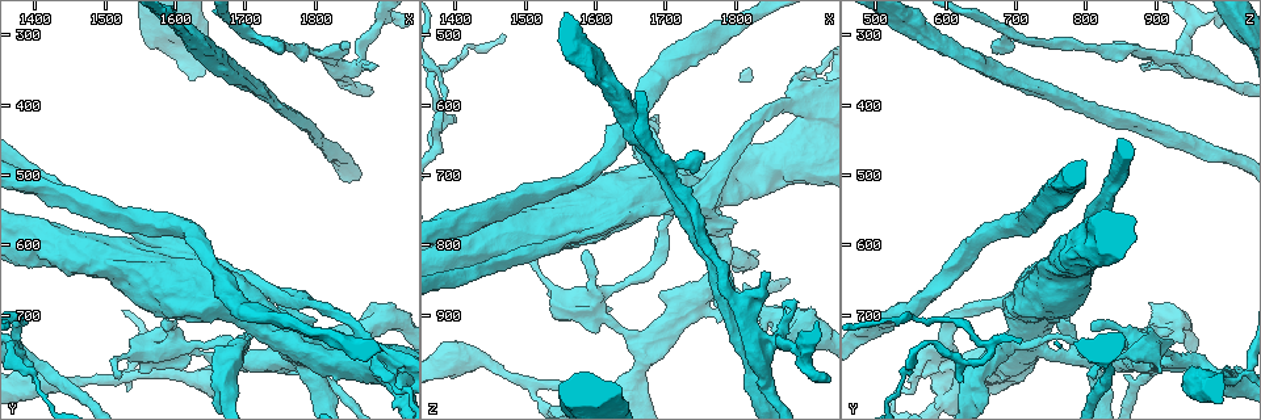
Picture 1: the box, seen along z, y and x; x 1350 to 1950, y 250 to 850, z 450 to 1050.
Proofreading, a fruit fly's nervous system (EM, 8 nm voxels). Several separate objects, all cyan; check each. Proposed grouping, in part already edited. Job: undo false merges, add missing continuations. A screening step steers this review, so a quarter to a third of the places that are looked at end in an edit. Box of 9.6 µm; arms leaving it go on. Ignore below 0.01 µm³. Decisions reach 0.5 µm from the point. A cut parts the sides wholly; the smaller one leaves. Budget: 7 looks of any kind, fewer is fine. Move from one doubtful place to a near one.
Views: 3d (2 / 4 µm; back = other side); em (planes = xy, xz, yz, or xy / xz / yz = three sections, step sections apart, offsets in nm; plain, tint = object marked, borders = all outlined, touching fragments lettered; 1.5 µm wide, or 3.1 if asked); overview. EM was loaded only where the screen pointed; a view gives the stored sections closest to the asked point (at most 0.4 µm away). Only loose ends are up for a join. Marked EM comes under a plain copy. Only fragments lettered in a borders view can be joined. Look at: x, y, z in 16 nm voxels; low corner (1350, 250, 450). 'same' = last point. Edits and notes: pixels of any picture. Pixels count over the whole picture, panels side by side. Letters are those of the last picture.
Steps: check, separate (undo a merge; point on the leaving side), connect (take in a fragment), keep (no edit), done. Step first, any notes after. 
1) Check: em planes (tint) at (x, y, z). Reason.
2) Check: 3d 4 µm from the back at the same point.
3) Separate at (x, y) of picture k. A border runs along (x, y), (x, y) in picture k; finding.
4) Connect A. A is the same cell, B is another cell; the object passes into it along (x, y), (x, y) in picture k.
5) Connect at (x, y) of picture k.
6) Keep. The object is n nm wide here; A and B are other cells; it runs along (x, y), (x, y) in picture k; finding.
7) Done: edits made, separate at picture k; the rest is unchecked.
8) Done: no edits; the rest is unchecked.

Check: em planes (borders) at (1830, 350, 960). Sudden change in width.

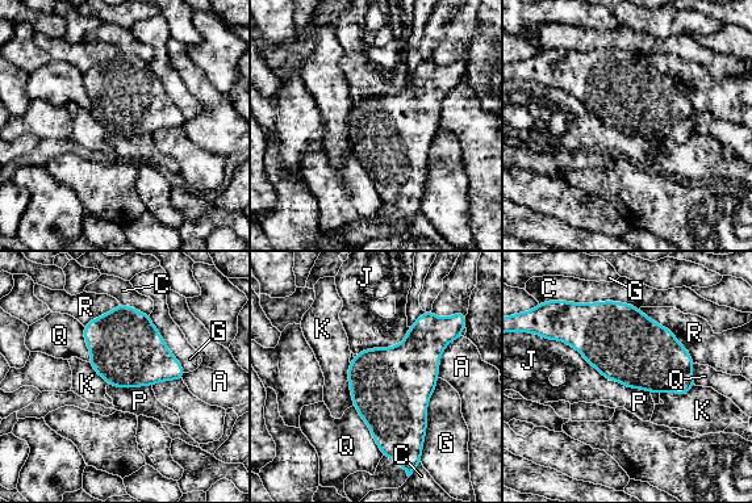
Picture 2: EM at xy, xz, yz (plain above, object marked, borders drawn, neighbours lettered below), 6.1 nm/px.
Keep. The object is 440 nm wide here; A, C, G, J, K, P, Q and R are other cells; a border runs along (108, 384), (116, 388), (151, 386) in picture 2; continuous, no second neuron.

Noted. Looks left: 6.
Check: em xy step 8 (borders) at (1845, 310, 835). Branch stops here.

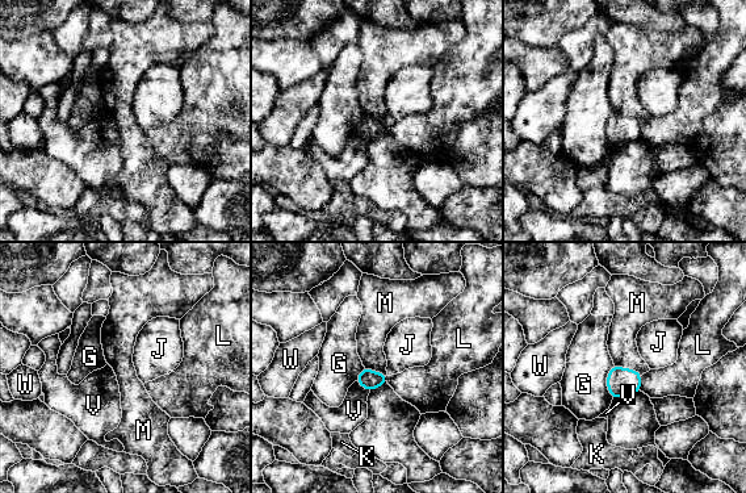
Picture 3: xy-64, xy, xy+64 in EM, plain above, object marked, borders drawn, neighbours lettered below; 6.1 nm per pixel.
Keep. The longest contact is with G, 220 nm; G, J, K, L, M, V and W are other cells; a border runs along (615, 364), (635, 368), (641, 375) in picture 3; none of them fits.

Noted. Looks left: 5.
Check: 3d 4 µm at (1615, 300, 570). A fork.

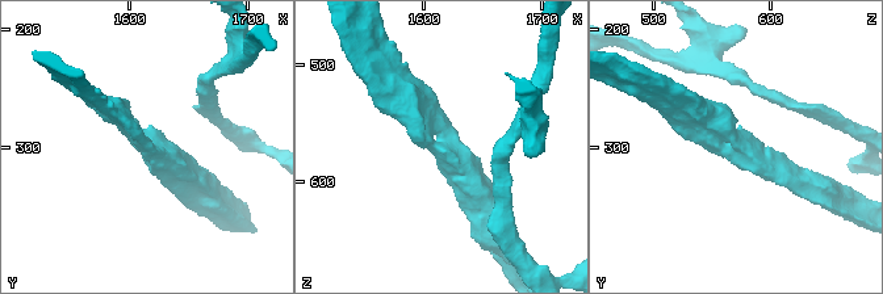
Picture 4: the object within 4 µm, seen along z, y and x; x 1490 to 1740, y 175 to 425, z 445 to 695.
Check: em planes (tint) at (1616, 298, 574). Need the tissue.

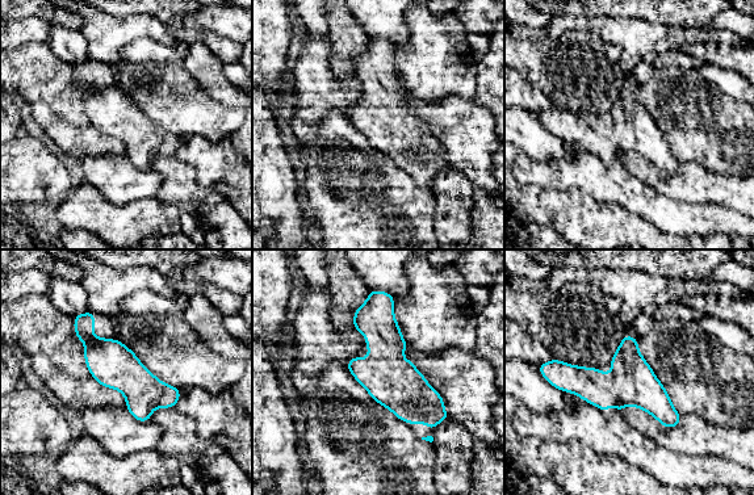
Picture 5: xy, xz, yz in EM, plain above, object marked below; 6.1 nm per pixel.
Check: em planes (borders) at the same point.

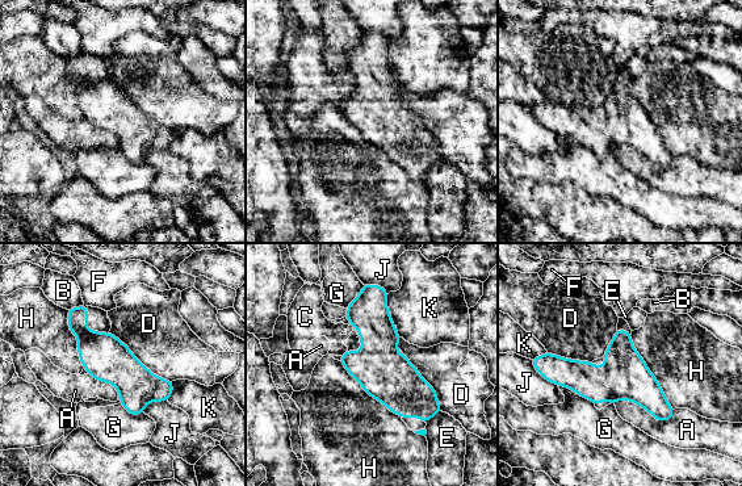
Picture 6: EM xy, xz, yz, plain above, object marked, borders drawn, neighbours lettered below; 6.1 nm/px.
Keep. A, B, C, D, E, F, G, H, J and K are other cells; it runs along (368, 290), (378, 364), (426, 418) in picture 6; continuous, no second neuron.

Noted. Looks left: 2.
Done: no edits; the rest is unchecked.

